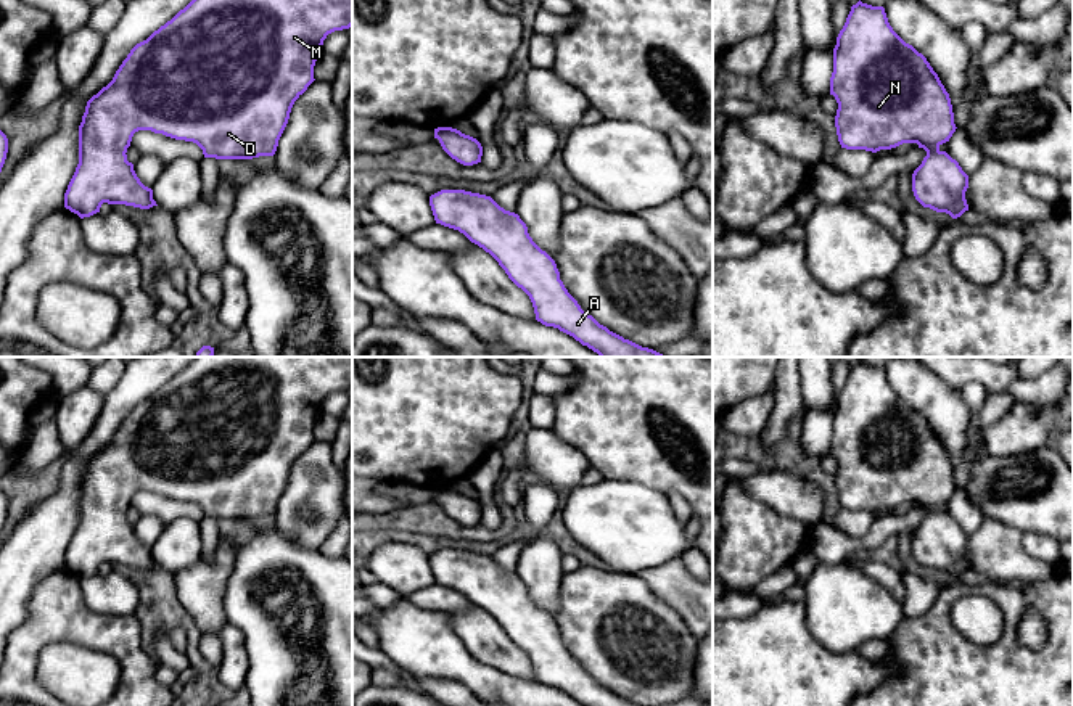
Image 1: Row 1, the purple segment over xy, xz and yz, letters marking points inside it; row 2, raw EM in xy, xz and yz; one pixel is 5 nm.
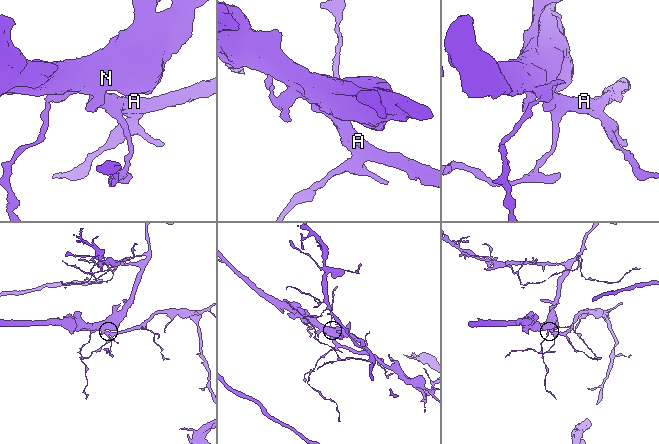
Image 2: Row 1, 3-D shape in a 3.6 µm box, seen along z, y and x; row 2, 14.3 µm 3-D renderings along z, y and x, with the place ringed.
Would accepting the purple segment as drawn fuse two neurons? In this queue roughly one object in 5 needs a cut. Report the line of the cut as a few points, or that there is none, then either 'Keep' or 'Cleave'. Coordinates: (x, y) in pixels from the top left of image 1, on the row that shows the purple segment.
No split. Keep

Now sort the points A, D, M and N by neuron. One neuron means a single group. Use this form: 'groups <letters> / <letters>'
groups A D M N

